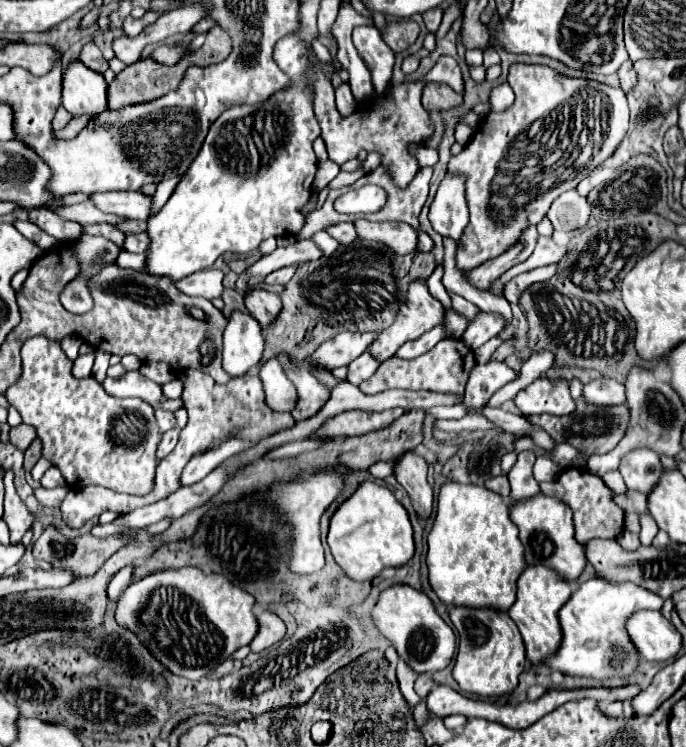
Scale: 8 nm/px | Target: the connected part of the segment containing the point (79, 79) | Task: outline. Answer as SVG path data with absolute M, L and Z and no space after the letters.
M70 60L62 76L62 104L78 116L90 112L92 118L108 108L106 80L102 74L92 72L80 60Z

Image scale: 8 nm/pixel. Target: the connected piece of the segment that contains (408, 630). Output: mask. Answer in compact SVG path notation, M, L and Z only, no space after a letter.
M394 584L380 592L378 602L374 604L372 622L378 632L390 640L396 648L398 656L418 674L422 672L438 672L444 670L456 652L456 638L452 628L436 614L432 600L422 592L408 584Z

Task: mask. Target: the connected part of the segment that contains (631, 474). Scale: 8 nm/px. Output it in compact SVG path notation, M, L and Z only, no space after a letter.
M646 448L626 454L620 464L620 474L624 476L626 486L642 494L646 494L654 488L654 484L658 484L662 472L664 466L660 462L660 456Z

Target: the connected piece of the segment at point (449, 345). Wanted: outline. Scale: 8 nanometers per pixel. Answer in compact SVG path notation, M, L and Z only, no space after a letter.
M442 340L430 352L426 352L414 360L402 360L396 356L388 358L386 362L380 364L380 368L374 372L374 376L370 380L360 384L360 390L364 394L376 394L376 392L384 392L388 388L402 388L402 390L430 390L430 392L462 396L474 366L476 366L476 356L474 356L472 348L468 348L462 340Z

